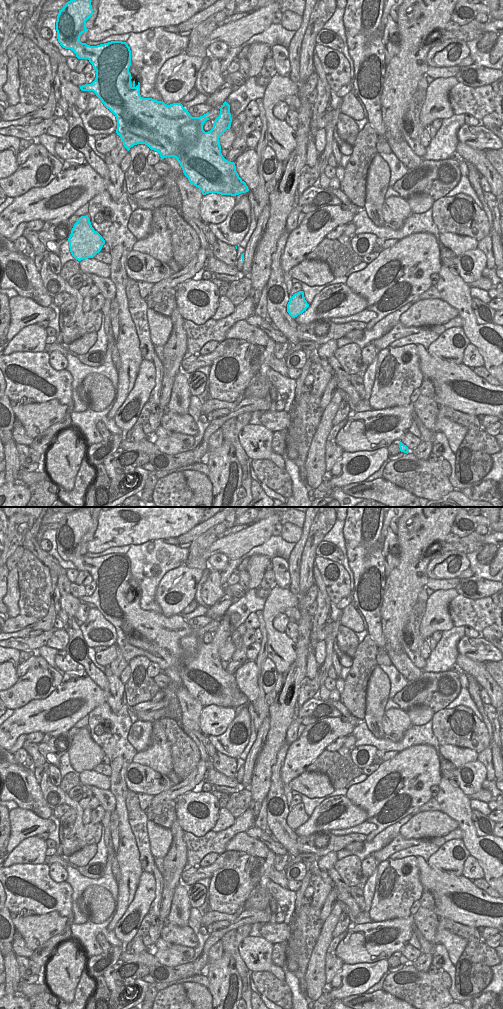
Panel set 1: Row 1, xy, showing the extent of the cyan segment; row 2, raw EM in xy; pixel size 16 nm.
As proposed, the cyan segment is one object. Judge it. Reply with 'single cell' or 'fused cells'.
fused cells

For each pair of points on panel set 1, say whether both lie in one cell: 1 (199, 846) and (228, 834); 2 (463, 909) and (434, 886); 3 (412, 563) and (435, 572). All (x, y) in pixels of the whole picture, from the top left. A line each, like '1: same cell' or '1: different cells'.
1: same cell
2: same cell
3: different cells

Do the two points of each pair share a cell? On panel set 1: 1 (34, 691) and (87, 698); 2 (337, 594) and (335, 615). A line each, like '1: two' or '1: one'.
1: two
2: two

